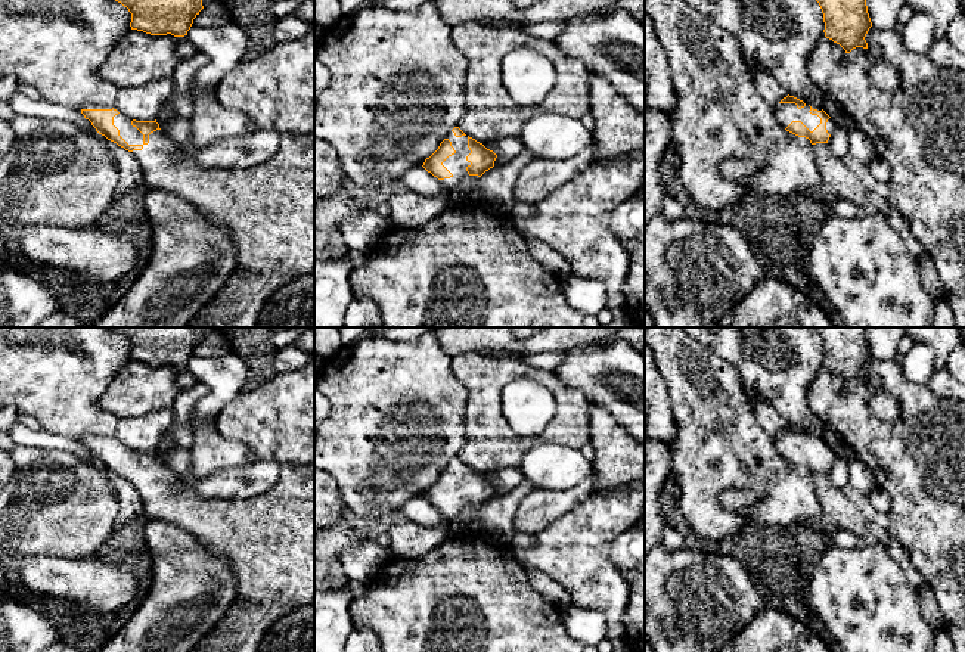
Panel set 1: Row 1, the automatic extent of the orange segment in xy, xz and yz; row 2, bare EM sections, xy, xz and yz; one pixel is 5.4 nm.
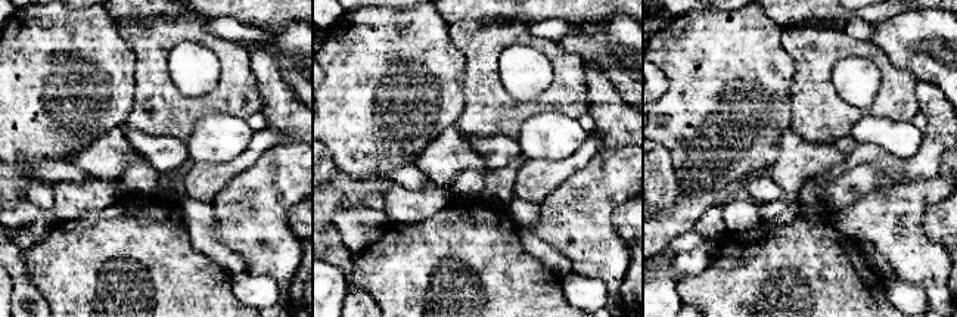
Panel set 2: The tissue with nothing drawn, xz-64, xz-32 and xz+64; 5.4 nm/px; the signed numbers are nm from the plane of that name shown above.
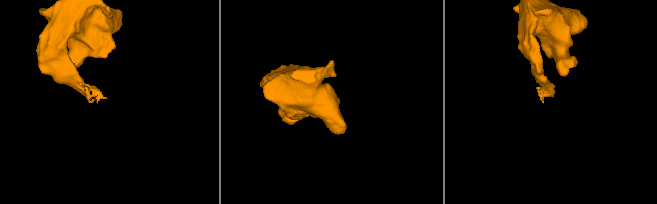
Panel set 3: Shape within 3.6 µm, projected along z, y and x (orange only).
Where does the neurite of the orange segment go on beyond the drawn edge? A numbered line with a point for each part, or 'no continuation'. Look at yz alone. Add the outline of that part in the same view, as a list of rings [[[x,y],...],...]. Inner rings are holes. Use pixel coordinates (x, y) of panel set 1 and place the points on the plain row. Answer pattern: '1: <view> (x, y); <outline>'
1: yz (785, 443); [[[779,434],[775,438],[776,448],[784,459],[786,459],[792,451],[801,451],[810,462],[813,462],[820,454],[820,448],[812,445],[809,441],[809,435],[798,440],[795,434]]]

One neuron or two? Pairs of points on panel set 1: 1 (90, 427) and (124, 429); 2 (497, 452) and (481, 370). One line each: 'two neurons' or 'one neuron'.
1: two neurons
2: one neuron

